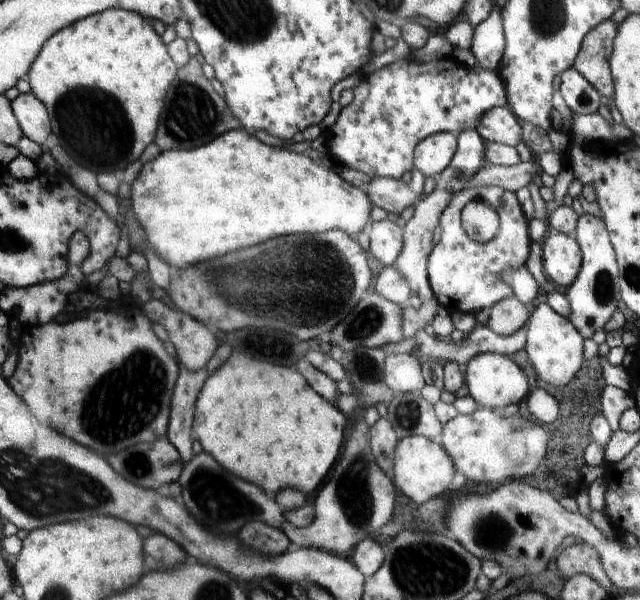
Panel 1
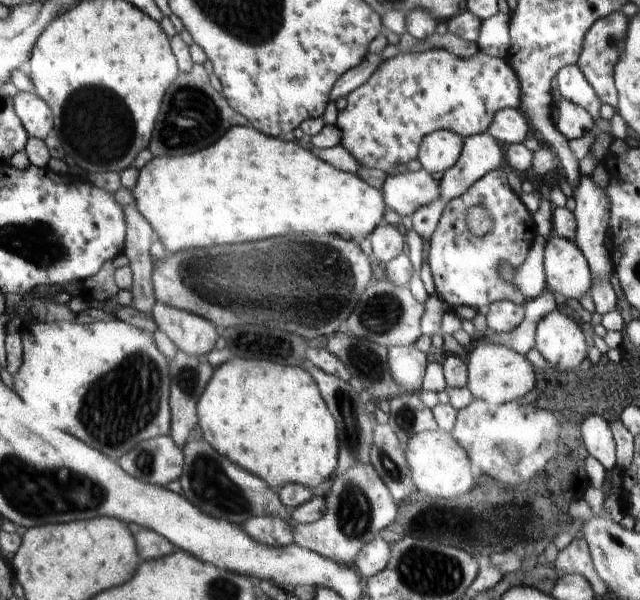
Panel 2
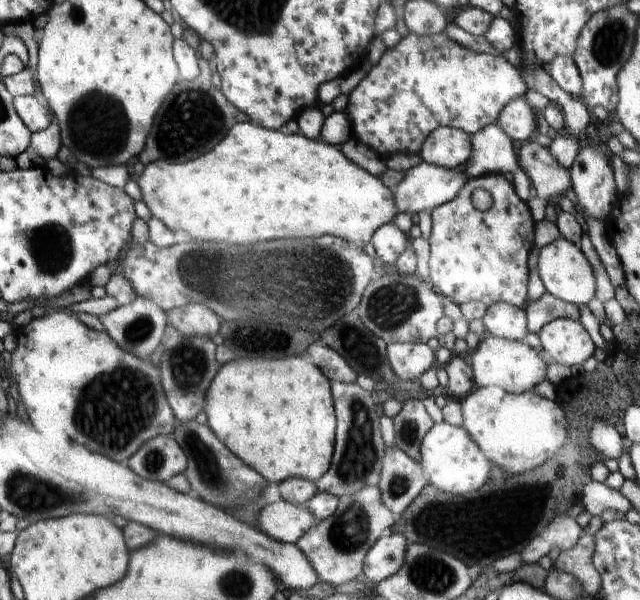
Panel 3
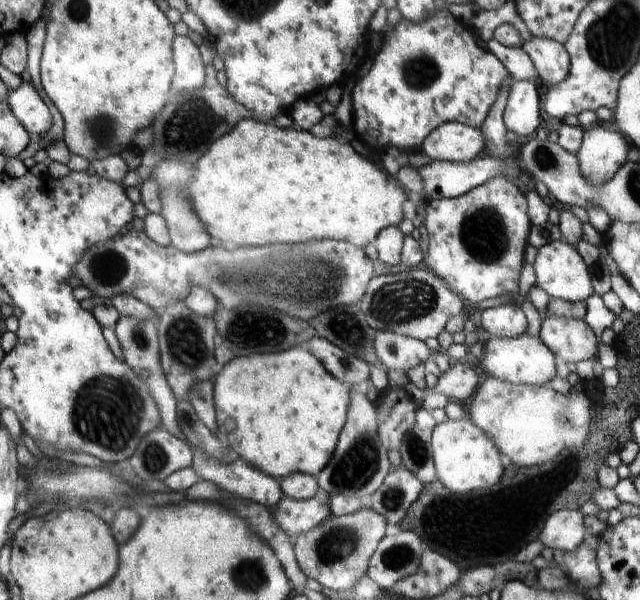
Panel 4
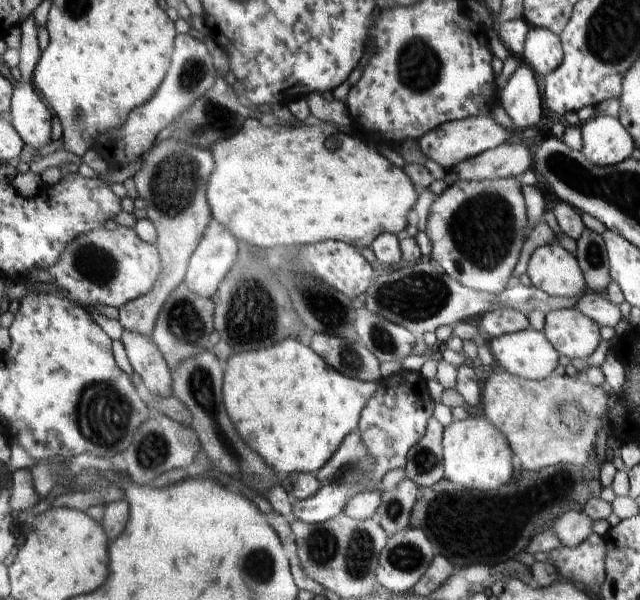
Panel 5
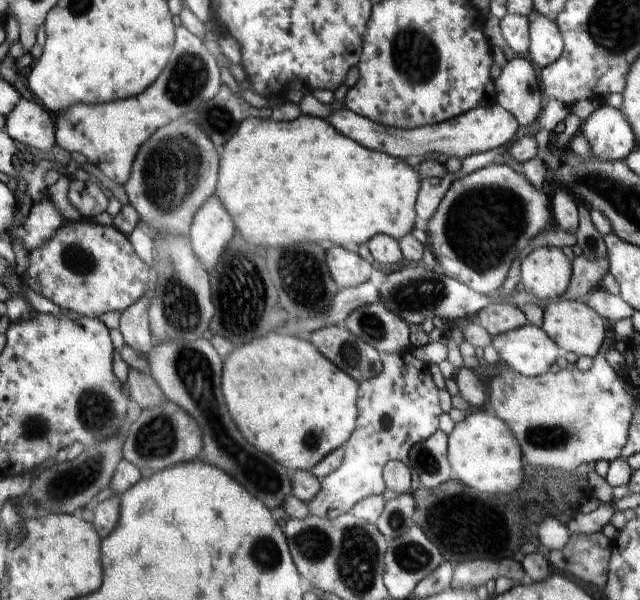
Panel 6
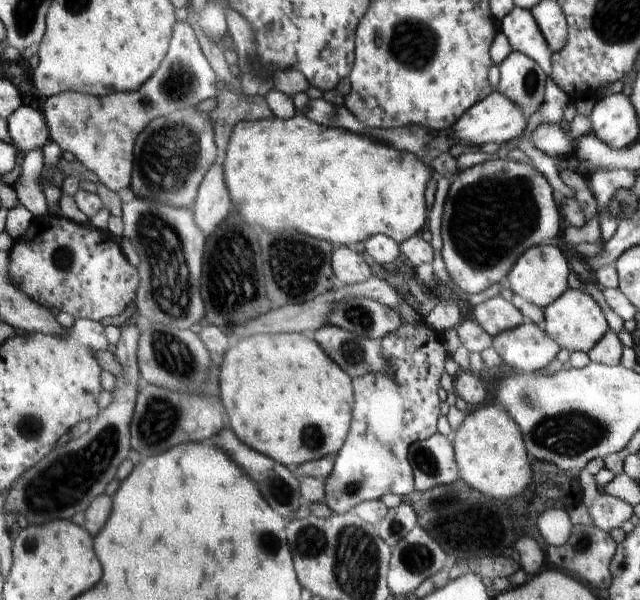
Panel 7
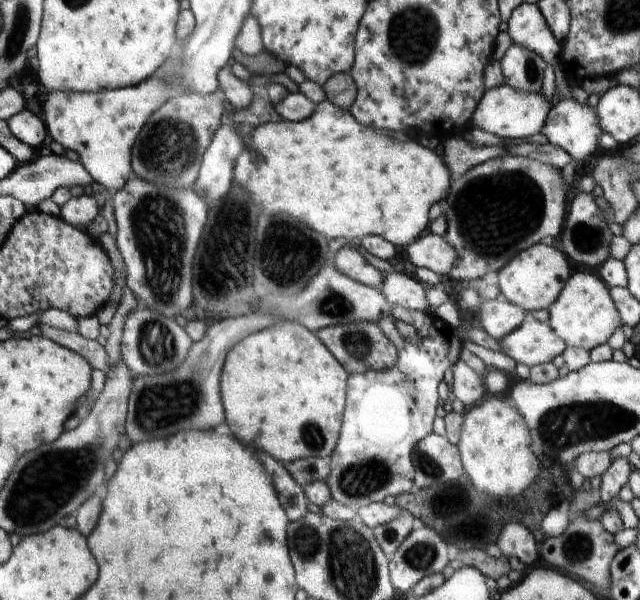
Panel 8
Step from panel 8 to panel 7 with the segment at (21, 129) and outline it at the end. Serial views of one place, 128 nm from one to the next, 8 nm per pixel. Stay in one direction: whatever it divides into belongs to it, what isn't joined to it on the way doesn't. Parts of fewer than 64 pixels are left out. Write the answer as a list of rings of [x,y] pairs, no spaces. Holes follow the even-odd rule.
[[[21,106],[9,118],[9,125],[15,144],[25,154],[45,150],[52,142],[47,116],[32,106]]]

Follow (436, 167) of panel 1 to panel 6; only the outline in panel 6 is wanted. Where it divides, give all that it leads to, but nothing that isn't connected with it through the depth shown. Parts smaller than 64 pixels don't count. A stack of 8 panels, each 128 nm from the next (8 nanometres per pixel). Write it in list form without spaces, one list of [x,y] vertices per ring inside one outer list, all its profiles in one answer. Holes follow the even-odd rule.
[[[494,104],[492,107],[476,107],[468,113],[451,118],[450,121],[426,125],[418,129],[404,130],[389,125],[376,124],[346,107],[337,109],[326,120],[332,126],[336,126],[336,130],[340,130],[342,134],[348,134],[348,138],[354,138],[356,142],[368,147],[368,150],[384,152],[396,159],[418,155],[426,158],[436,152],[436,154],[442,154],[448,158],[454,156],[461,161],[471,154],[509,145],[521,134],[520,128],[522,128],[516,118],[498,104]]]

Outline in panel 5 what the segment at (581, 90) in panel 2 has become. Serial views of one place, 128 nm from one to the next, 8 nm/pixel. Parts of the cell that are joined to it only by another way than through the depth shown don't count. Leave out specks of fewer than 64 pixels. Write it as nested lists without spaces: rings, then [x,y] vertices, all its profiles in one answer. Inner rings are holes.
[[[531,27],[523,54],[528,64],[544,78],[554,73],[564,61],[562,39],[551,30]]]

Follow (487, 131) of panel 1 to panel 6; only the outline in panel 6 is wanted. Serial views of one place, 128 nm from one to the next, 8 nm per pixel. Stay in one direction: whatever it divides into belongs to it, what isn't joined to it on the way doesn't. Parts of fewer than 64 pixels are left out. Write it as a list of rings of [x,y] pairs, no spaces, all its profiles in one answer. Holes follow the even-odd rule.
[[[516,56],[501,67],[501,73],[496,79],[496,90],[499,93],[496,104],[510,112],[522,128],[527,128],[528,124],[532,124],[538,118],[542,110],[542,92],[540,92],[540,82],[536,78],[534,66],[526,58]]]

